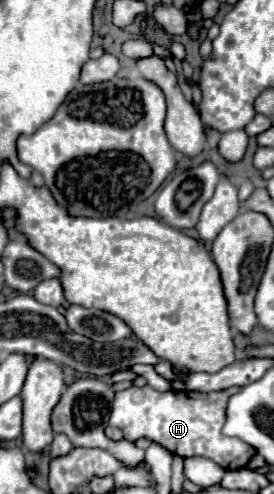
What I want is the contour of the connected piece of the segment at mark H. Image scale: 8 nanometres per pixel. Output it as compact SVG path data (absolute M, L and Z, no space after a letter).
M130 387L116 393L110 425L122 429L124 439L138 441L142 437L166 447L174 455L180 457L208 457L218 463L226 471L242 469L256 455L248 443L222 435L224 413L228 405L228 397L238 393L242 387L230 387L212 393L196 393L196 391L166 391L160 393L152 387Z

